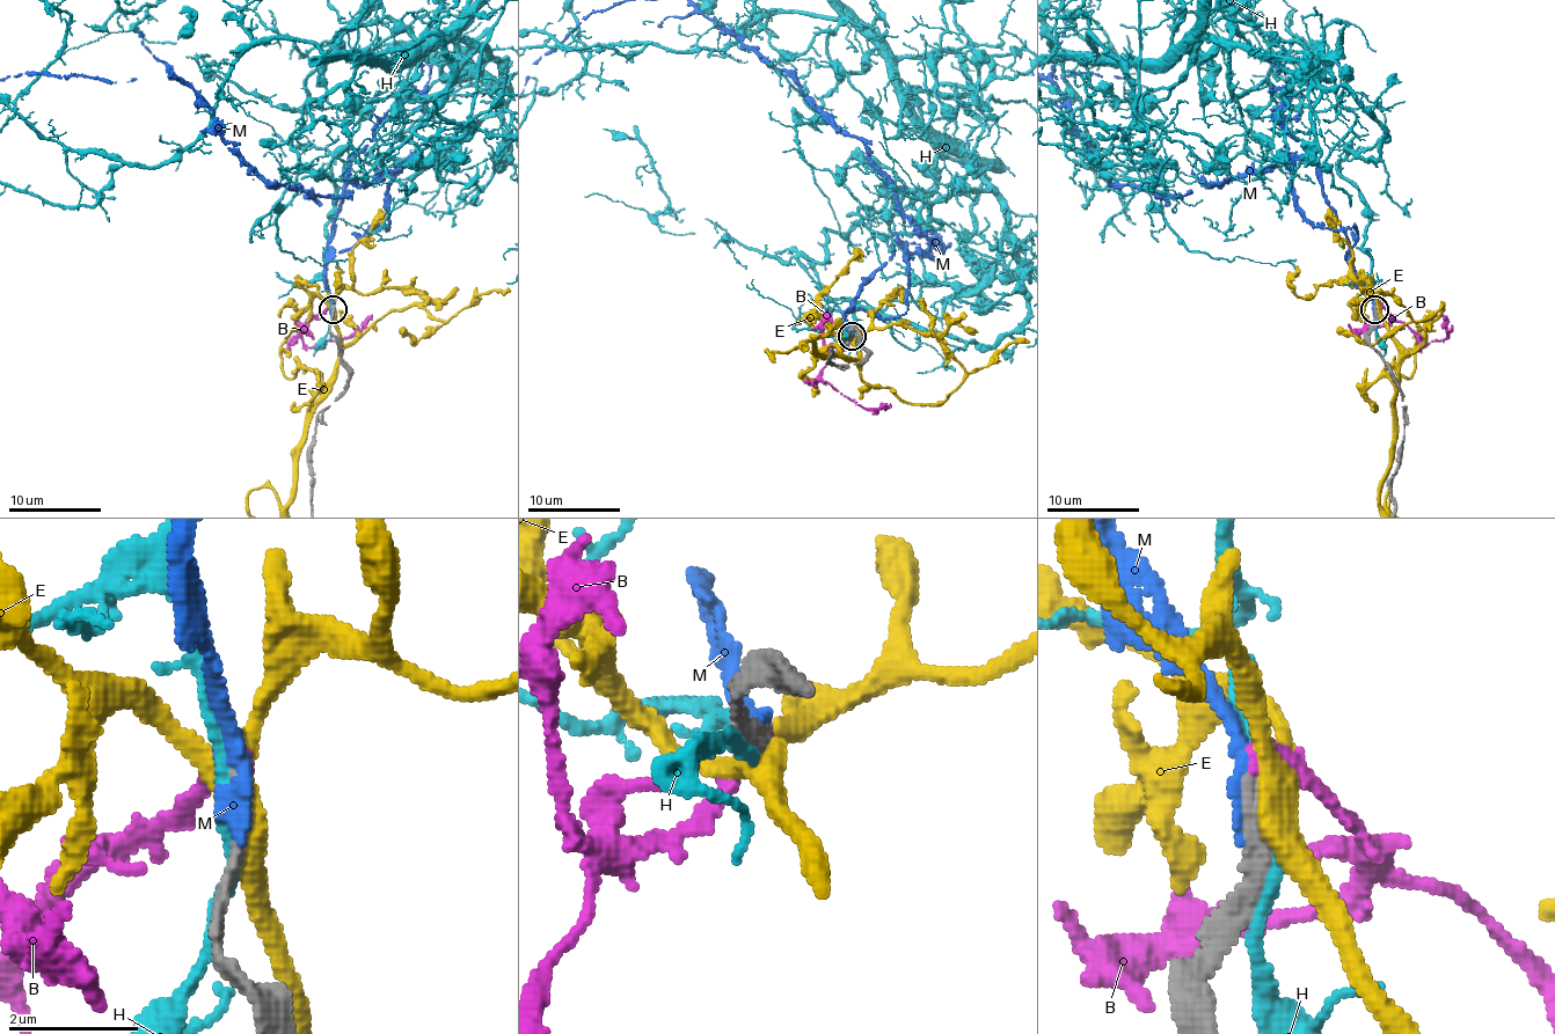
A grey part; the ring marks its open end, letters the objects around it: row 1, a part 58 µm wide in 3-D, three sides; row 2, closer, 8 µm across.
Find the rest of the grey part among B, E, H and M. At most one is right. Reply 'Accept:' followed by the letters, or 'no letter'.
Accept: M

